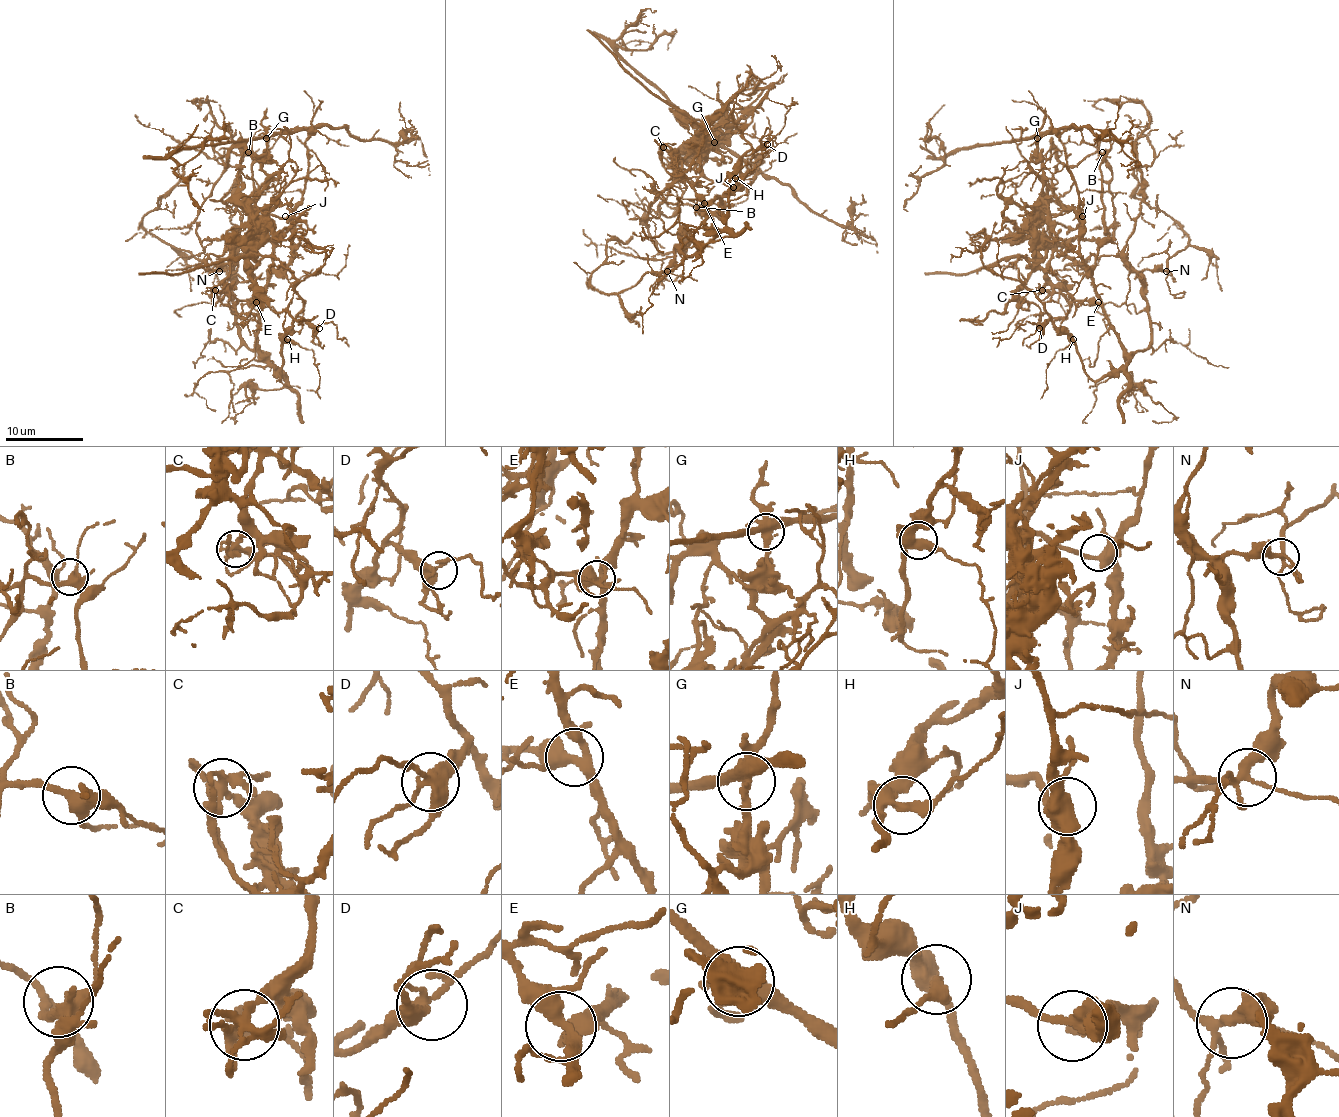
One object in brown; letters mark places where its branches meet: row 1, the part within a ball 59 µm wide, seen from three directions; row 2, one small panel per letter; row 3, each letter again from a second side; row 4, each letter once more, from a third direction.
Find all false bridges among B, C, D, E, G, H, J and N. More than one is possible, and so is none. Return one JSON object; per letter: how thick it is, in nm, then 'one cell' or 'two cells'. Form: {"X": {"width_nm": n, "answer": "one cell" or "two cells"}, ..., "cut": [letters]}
{"B": {"width_nm": 340, "answer": "one cell"}, "C": {"width_nm": 280, "answer": "two cells"}, "D": {"width_nm": 320, "answer": "one cell"}, "E": {"width_nm": 360, "answer": "one cell"}, "G": {"width_nm": 440, "answer": "two cells"}, "H": {"width_nm": 360, "answer": "one cell"}, "J": {"width_nm": 440, "answer": "one cell"}, "N": {"width_nm": 260, "answer": "one cell"}, "cut": ["C", "G"]}

